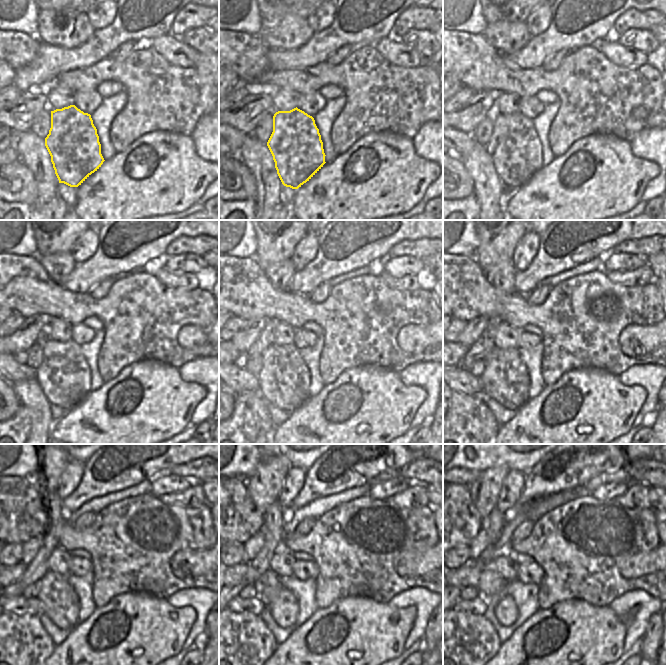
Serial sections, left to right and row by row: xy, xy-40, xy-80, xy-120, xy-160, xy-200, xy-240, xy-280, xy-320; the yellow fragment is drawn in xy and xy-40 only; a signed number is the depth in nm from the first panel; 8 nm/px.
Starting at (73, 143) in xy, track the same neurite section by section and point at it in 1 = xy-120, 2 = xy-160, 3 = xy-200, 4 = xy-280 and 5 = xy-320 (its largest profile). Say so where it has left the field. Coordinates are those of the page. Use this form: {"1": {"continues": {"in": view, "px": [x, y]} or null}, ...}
{"1": {"continues": {"in": "xy-120", "px": [64, 376]}}, "2": {"continues": {"in": "xy-160", "px": [284, 379]}}, "3": {"continues": {"in": "xy-200", "px": [505, 379]}}, "4": {"continues": {"in": "xy-280", "px": [283, 606]}}, "5": {"continues": {"in": "xy-320", "px": [506, 613]}}}

